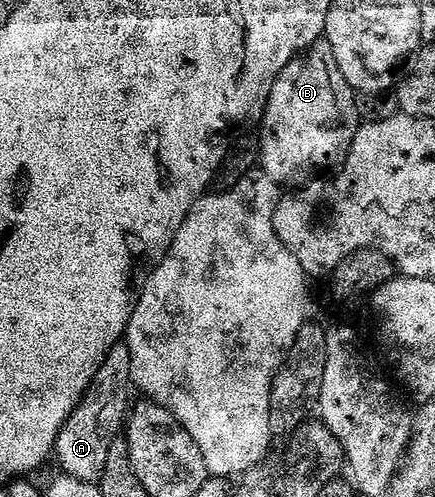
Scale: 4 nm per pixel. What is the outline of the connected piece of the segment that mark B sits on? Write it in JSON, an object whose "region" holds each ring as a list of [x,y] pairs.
{"region":[[[324,38],[316,40],[301,55],[295,56],[291,62],[287,62],[287,66],[283,66],[283,70],[271,86],[271,94],[267,98],[264,110],[261,111],[259,121],[261,127],[259,167],[279,186],[300,185],[324,173],[321,172],[324,168],[336,169],[344,161],[355,138],[358,123],[358,97],[336,66],[335,54],[332,53],[327,40]]]}

